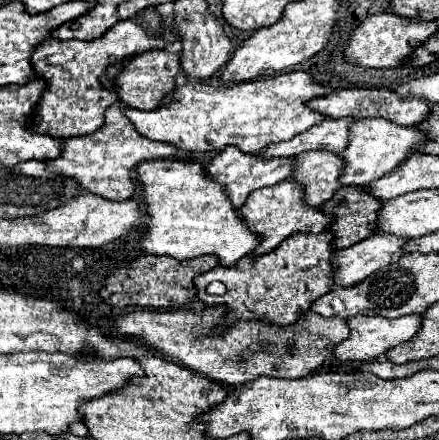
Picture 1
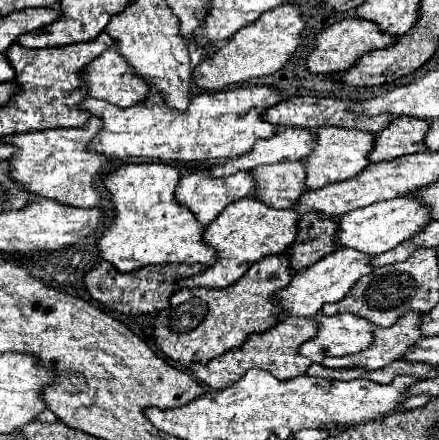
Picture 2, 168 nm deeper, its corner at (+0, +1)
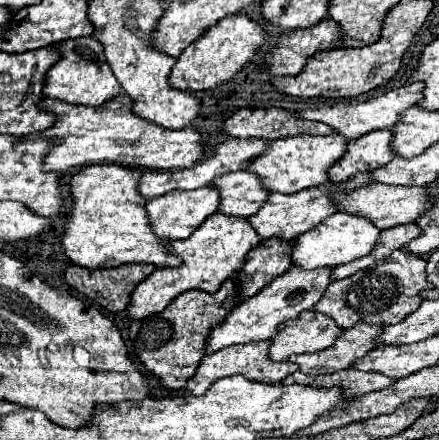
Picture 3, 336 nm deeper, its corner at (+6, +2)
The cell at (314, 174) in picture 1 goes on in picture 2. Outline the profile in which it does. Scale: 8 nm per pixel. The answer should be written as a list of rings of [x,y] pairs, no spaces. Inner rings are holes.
[[[303,161],[295,163],[273,163],[255,167],[253,175],[257,179],[259,191],[255,197],[275,209],[295,209],[295,203],[307,193],[307,171]]]

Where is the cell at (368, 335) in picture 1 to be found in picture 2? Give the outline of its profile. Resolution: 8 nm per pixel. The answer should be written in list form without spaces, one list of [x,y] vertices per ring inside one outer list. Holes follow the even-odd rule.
[[[351,313],[335,317],[319,315],[319,325],[321,329],[317,337],[299,347],[299,353],[309,357],[313,363],[321,363],[327,357],[343,357],[367,349],[375,331],[375,323]]]

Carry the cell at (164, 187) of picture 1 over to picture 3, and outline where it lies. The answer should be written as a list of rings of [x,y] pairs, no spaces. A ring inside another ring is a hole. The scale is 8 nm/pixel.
[[[93,164],[71,174],[69,190],[73,198],[71,220],[59,238],[63,254],[83,268],[115,268],[123,264],[179,266],[181,258],[169,256],[169,244],[159,240],[145,212],[145,198],[137,192],[141,172],[117,164]]]

